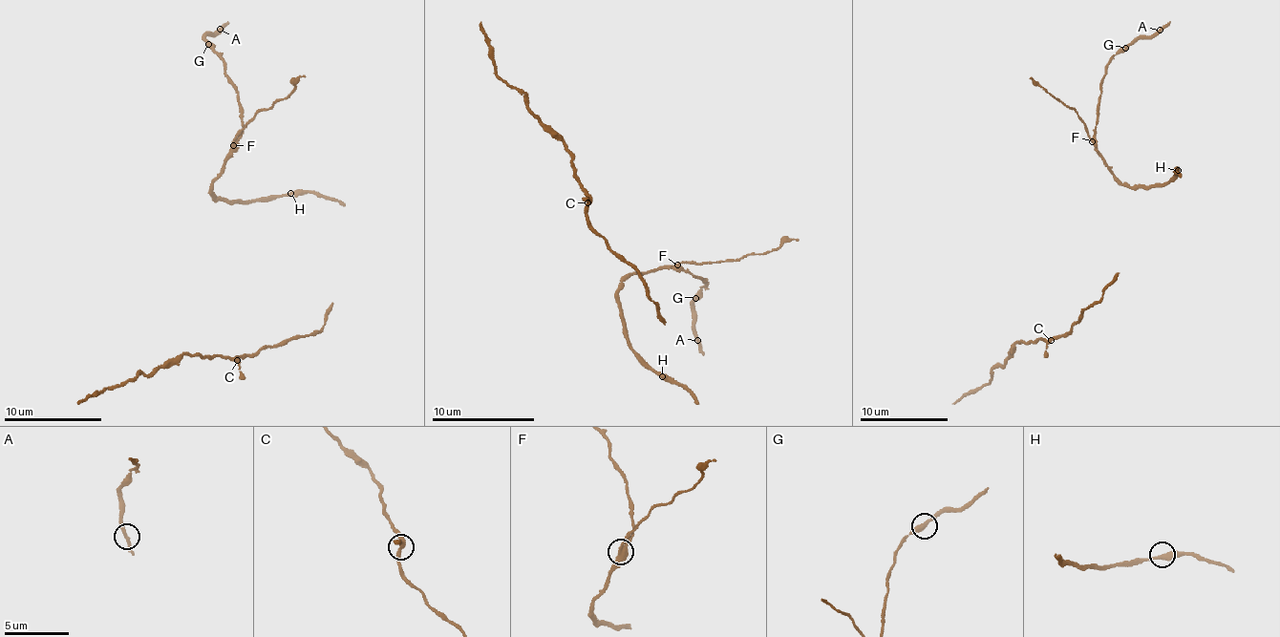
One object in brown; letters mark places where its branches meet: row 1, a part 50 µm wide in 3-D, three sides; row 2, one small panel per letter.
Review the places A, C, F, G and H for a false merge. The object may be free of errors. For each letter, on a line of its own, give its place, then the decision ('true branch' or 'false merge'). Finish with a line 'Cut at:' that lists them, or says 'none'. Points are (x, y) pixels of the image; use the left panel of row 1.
A: at (220, 29); true branch
C: at (237, 360); true branch
F: at (233, 145); false merge
G: at (208, 44); true branch
H: at (290, 193); true branch
Cut at: F

